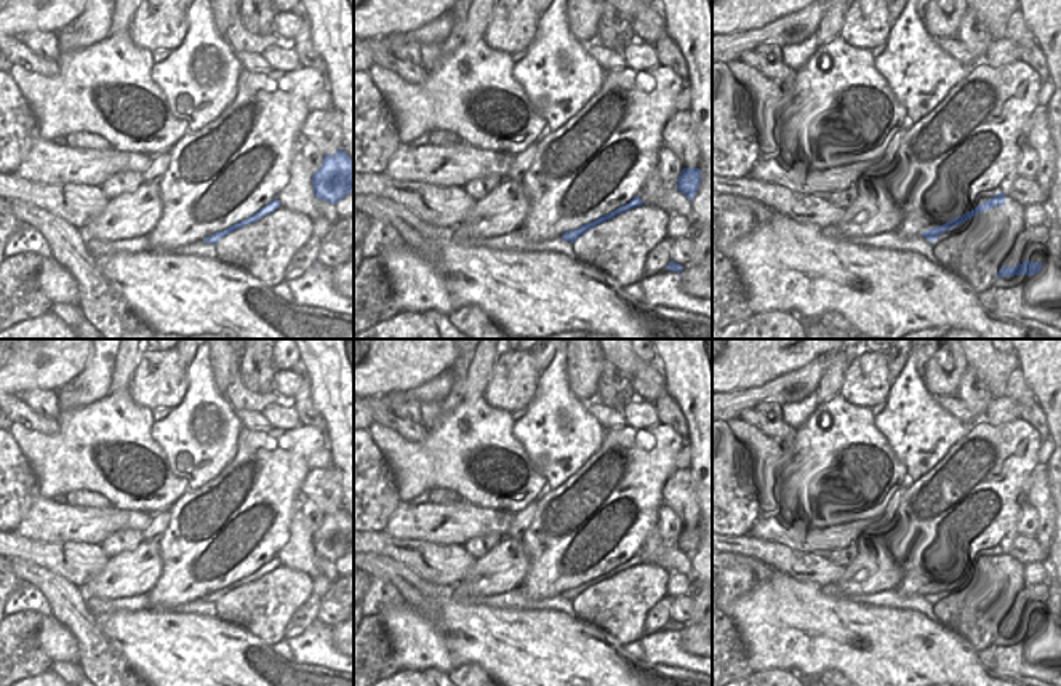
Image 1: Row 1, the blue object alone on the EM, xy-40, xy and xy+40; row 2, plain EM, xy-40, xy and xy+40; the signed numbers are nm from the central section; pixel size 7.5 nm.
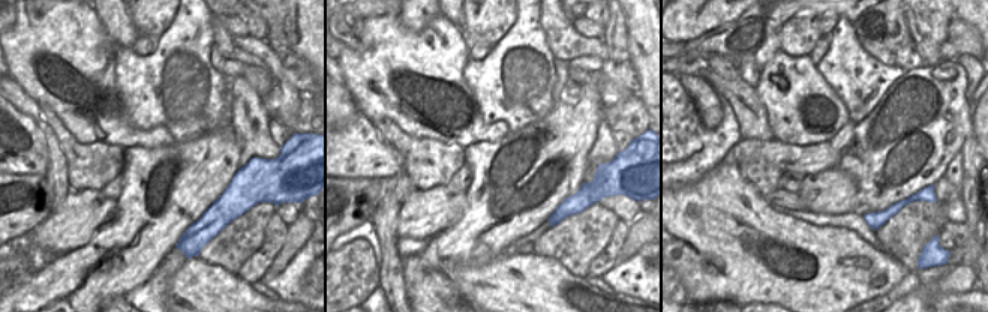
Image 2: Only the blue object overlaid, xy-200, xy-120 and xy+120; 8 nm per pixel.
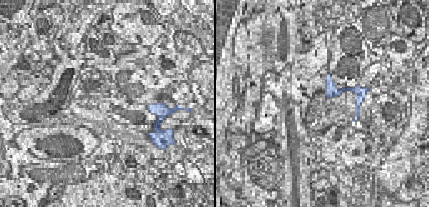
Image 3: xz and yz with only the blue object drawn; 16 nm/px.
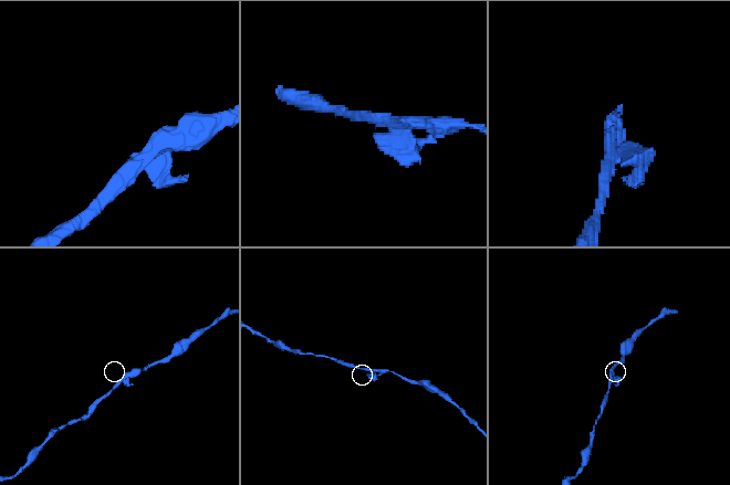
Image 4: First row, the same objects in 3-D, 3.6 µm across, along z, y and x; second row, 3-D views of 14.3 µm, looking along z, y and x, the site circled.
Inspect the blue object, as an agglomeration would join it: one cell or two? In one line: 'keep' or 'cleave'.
keep

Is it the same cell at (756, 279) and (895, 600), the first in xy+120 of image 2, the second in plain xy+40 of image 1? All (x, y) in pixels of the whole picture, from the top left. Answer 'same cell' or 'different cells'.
different cells

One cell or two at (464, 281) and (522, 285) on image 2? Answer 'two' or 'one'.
one

